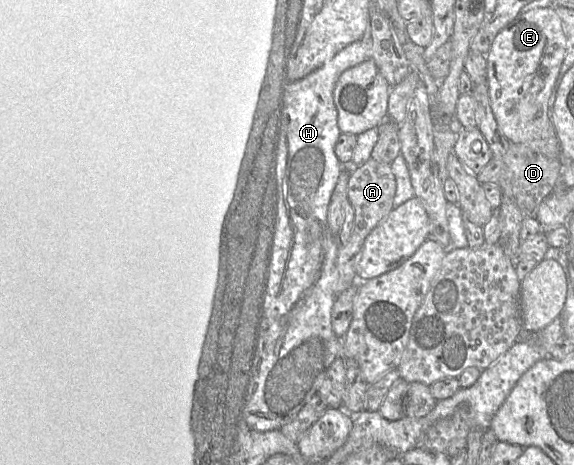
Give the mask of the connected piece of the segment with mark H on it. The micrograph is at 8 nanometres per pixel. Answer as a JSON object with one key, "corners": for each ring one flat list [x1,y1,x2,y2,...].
{"corners":[[355,41,339,51,331,60,308,76,293,82,289,82,284,91,283,108,281,115,280,136,277,156,277,185,278,185,278,220,276,225,273,248,270,259,270,268,266,292,263,301,263,312,260,322,256,354,252,366,252,379,249,387,244,420,250,429,266,432,280,430,280,428,291,422,300,410,315,396,326,377,326,374,338,357,343,356,343,339,339,338,332,329,332,310,335,302,335,286,338,280,337,256,340,245,328,226,328,207,332,194,336,187,340,173,344,165,337,159,334,149,341,134,337,125,337,109,333,101,333,90,339,76,349,68,369,59,367,50,361,41]]}

